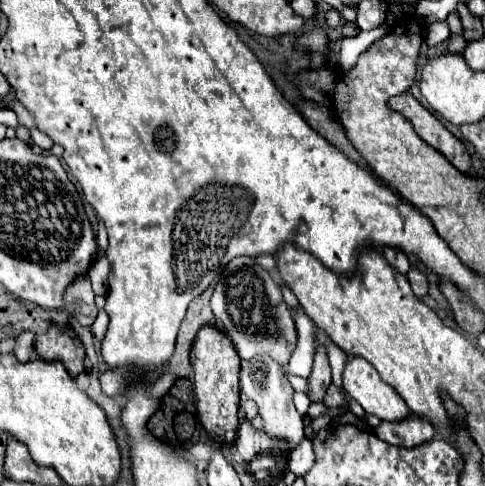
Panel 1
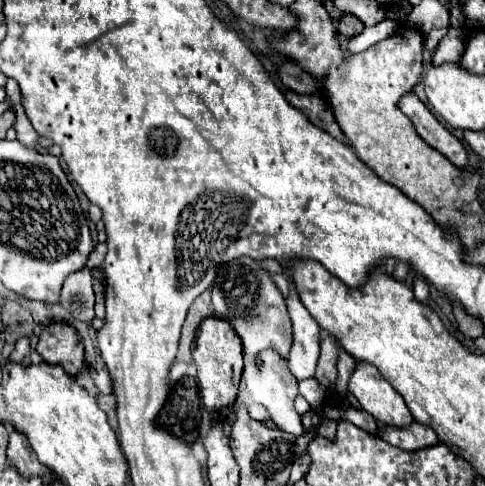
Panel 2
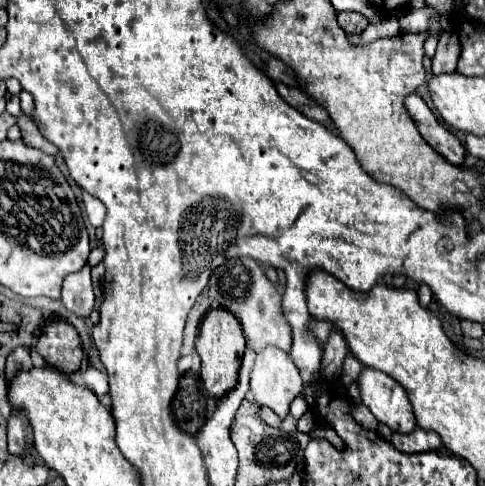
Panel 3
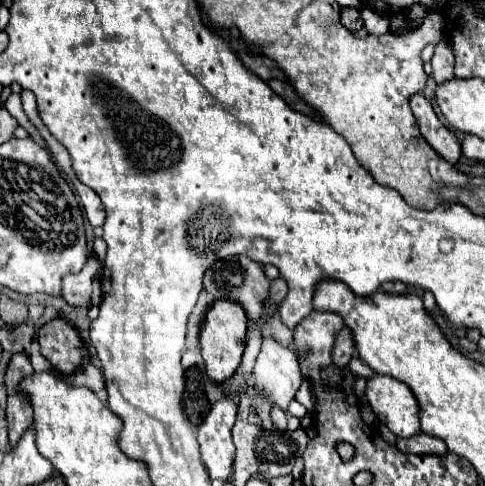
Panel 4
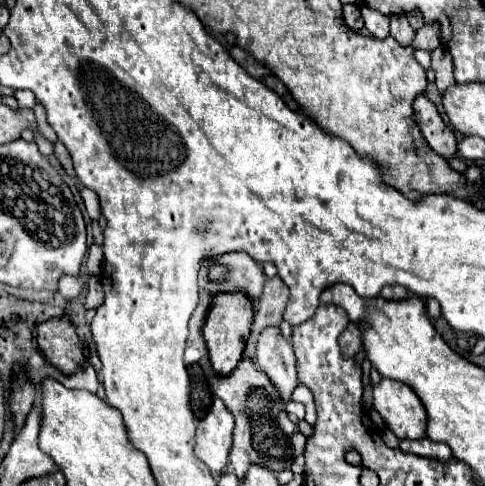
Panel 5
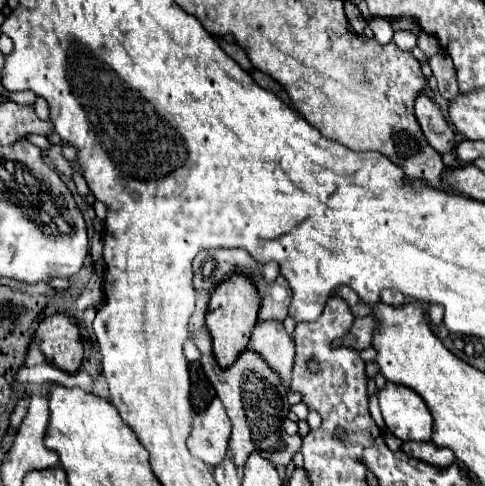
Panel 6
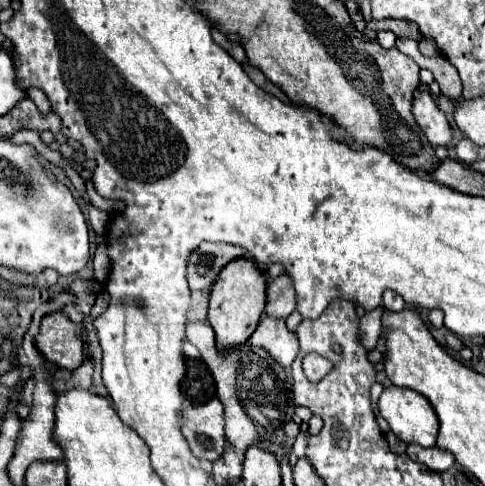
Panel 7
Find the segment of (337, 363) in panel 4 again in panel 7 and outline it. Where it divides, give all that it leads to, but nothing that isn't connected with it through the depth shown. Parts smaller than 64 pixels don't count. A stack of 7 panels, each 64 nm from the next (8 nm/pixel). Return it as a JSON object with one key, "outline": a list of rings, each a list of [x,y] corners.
{"outline":[[[384,308],[370,310],[370,312],[366,312],[366,314],[360,318],[358,338],[360,338],[360,344],[362,344],[366,350],[376,348],[376,342],[380,340],[380,330],[382,330],[380,316],[382,316],[382,310],[384,310]]]}

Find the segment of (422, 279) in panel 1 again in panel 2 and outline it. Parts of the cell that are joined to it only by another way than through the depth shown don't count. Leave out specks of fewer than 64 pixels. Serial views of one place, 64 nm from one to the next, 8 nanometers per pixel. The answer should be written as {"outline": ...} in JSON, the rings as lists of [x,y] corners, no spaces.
{"outline":[[[414,276],[412,288],[414,288],[416,300],[420,300],[420,302],[426,302],[428,300],[428,282],[422,280],[422,276]]]}

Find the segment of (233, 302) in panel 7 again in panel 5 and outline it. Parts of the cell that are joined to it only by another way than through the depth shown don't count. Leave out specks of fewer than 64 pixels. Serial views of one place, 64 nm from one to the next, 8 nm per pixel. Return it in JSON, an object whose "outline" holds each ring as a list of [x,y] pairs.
{"outline":[[[244,294],[214,296],[202,332],[204,332],[204,342],[206,342],[206,350],[208,350],[212,370],[216,374],[228,376],[228,372],[232,372],[238,366],[238,362],[242,360],[242,352],[244,352],[244,346],[246,346],[246,338],[250,334],[252,318],[254,318],[252,304]]]}

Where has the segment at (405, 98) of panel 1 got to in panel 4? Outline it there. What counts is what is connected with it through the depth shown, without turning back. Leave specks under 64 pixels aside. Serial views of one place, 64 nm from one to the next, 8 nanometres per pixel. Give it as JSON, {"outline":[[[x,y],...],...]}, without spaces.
{"outline":[[[416,94],[410,98],[410,110],[416,118],[416,124],[424,136],[424,140],[450,164],[456,164],[462,156],[462,148],[458,138],[438,120],[432,104],[422,96]]]}

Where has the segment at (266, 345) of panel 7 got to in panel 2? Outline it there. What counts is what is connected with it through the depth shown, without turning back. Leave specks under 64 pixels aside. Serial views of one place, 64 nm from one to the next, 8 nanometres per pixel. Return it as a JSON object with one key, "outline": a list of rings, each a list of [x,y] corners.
{"outline":[[[260,352],[256,356],[256,366],[252,366],[252,370],[244,370],[242,380],[244,380],[244,388],[246,388],[248,396],[268,410],[268,416],[274,422],[276,430],[288,432],[296,438],[304,434],[302,418],[294,410],[294,398],[298,396],[298,386],[296,386],[296,378],[288,372],[286,360],[280,360],[280,356],[276,356],[276,352]]]}

